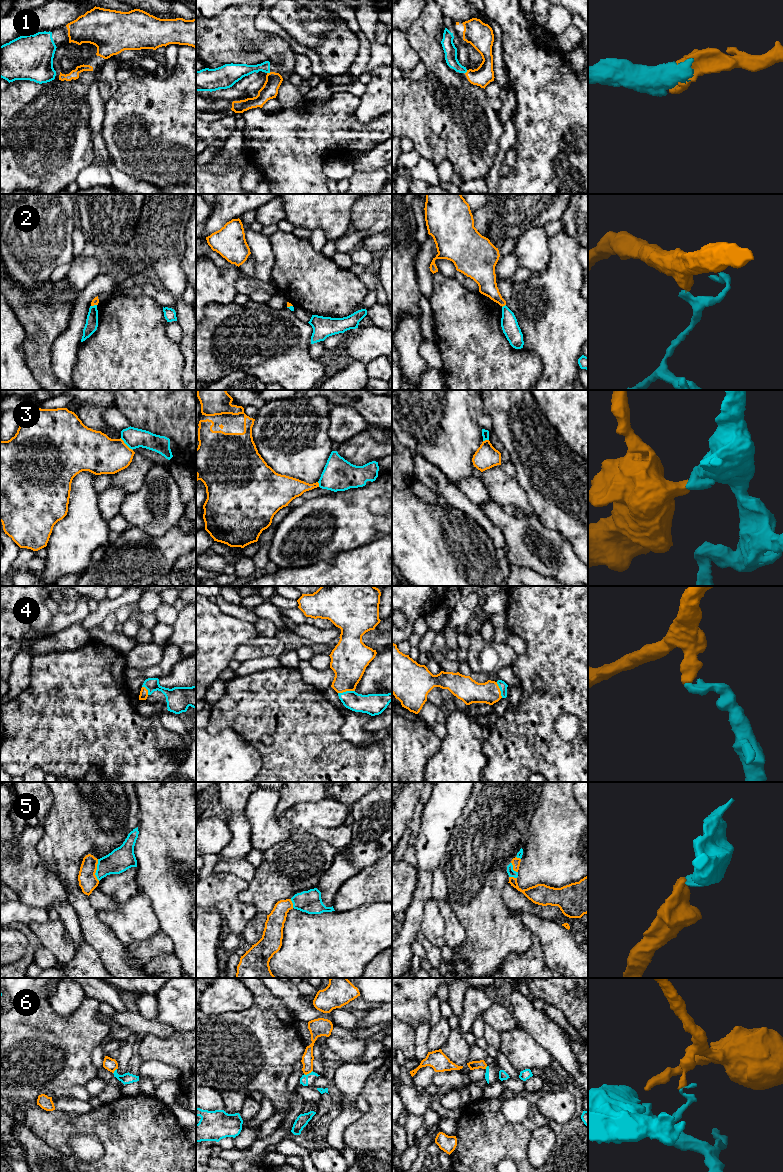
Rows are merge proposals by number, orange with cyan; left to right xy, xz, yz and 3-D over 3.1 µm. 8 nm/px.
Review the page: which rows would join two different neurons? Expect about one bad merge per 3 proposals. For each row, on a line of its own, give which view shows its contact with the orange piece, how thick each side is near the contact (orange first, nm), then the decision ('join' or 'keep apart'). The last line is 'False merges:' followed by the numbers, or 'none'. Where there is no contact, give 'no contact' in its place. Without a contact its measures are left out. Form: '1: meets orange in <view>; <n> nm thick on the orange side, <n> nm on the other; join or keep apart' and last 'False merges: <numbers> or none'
1: meets orange in xz; 130 nm thick on the orange side, 130 nm on the other; join
2: meets orange in yz; 160 nm thick on the orange side, 140 nm on the other; keep apart
3: meets orange in xy; 320 nm thick on the orange side, 160 nm on the other; keep apart
4: meets orange in xz; 300 nm thick on the orange side, 180 nm on the other; join
5: meets orange in xy; 150 nm thick on the orange side, 190 nm on the other; join
6: meets orange in xz; 100 nm thick on the orange side, 60 nm on the other; keep apart
False merges: 2, 3, 6

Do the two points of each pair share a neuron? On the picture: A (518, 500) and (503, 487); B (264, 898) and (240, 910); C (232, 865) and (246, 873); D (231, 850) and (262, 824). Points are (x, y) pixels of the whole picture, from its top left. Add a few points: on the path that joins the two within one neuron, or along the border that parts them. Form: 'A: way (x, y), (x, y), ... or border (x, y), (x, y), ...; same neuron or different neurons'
A: way (514, 496), (507, 491); same neuron
B: border (248, 883), (239, 899), (257, 911); different neurons
C: way (235, 867), (240, 867), (243, 870); same neuron
D: border (245, 810), (253, 847); different neurons

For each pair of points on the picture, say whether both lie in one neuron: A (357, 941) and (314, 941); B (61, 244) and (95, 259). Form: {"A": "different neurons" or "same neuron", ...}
{"A": "same neuron", "B": "different neurons"}

